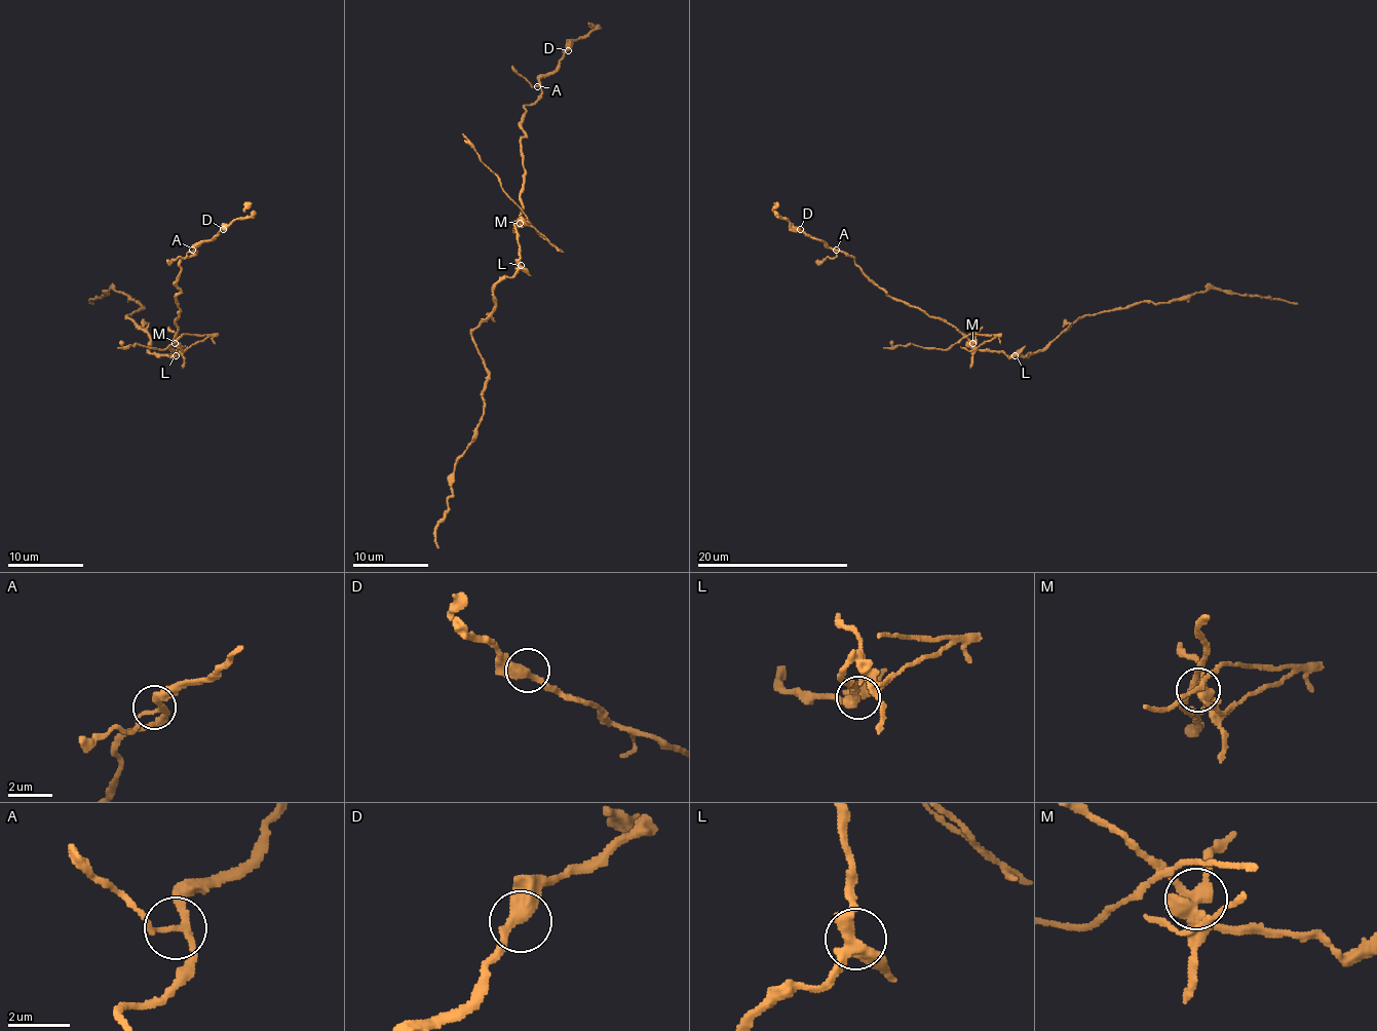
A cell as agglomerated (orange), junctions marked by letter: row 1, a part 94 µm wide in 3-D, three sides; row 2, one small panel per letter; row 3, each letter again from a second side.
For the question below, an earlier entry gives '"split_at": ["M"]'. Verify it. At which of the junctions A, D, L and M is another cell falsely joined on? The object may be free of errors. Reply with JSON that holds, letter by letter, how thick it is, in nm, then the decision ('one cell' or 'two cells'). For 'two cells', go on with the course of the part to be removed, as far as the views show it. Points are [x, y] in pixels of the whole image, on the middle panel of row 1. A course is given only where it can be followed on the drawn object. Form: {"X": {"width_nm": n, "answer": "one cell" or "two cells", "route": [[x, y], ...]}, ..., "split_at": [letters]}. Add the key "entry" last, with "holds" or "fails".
{"A": {"width_nm": 200, "answer": "one cell"}, "D": {"width_nm": 440, "answer": "one cell"}, "L": {"width_nm": 400, "answer": "one cell"}, "M": {"width_nm": 400, "answer": "two cells", "route": [[521, 224], [534, 226], [548, 242], [539, 235], [499, 179], [462, 134]]}, "split_at": ["M"], "entry": "holds"}

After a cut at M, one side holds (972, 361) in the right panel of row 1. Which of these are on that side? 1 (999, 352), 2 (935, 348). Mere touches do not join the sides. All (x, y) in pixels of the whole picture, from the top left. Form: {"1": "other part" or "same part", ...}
{"1": "other part", "2": "same part"}

